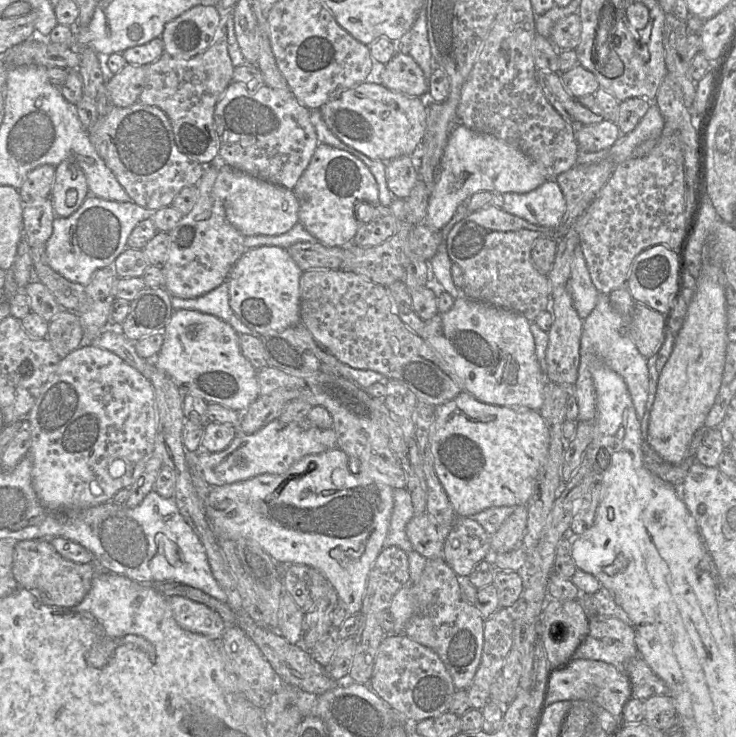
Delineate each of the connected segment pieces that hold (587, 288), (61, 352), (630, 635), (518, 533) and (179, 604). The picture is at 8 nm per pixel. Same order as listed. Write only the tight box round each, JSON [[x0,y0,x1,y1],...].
[[568,246,599,320],[47,310,83,360],[570,615,638,672],[491,505,527,553],[167,596,227,641]]

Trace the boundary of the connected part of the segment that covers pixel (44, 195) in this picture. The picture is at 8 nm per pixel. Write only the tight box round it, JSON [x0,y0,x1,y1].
[19,165,55,205]

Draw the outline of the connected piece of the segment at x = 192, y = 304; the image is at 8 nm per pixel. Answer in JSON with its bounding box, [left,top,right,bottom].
[171,280,258,336]

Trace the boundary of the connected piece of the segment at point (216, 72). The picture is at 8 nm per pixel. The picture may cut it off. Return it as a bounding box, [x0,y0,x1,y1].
[138,27,234,167]

